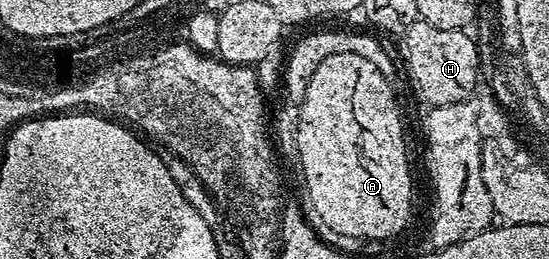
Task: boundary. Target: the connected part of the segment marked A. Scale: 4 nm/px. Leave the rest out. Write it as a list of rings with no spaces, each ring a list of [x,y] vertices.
[[[339,52],[330,54],[314,70],[314,78],[310,78],[310,86],[306,86],[303,102],[298,105],[300,117],[296,120],[296,152],[300,155],[300,168],[304,171],[304,184],[308,187],[308,200],[314,211],[320,215],[320,224],[330,226],[330,230],[338,230],[338,234],[350,234],[350,238],[366,238],[387,242],[396,236],[408,224],[412,216],[412,172],[408,169],[408,144],[404,141],[404,124],[400,121],[400,108],[396,105],[396,96],[392,93],[389,77],[383,76],[374,66],[374,62],[366,62],[356,52]]]

